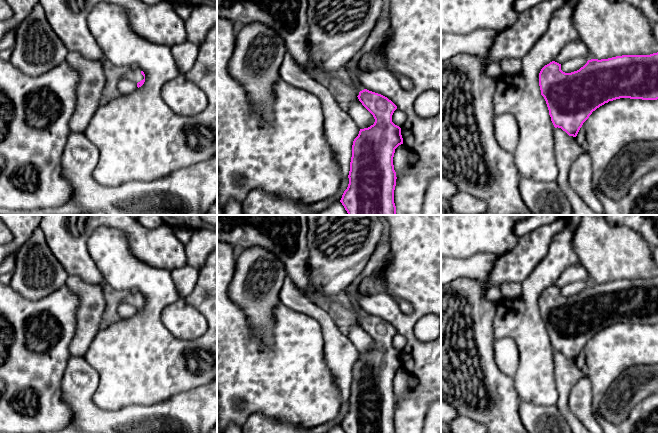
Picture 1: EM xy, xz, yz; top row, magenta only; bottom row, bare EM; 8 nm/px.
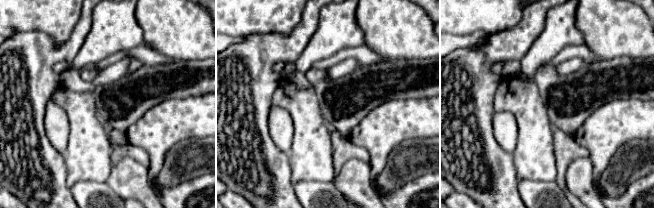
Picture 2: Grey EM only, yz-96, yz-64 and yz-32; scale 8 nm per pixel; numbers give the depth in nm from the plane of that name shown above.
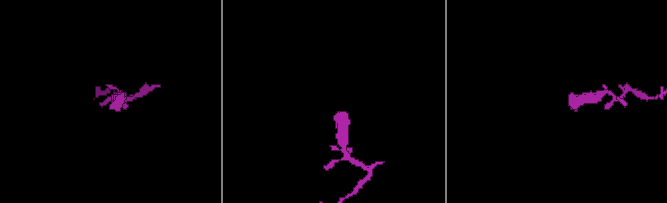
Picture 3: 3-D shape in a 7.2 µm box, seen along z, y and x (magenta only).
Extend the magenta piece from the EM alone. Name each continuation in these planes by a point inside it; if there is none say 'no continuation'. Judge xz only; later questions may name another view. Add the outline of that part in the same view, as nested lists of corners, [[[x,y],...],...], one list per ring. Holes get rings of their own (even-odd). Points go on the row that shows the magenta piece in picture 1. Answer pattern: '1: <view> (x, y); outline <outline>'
1: xz (354, 84); outline [[[343,74],[330,75],[330,76],[328,76],[328,78],[335,79],[340,83],[346,83],[349,87],[351,87],[356,92],[357,96],[359,95],[360,91],[365,89],[364,86],[357,79],[355,79],[355,80],[348,79]]]

